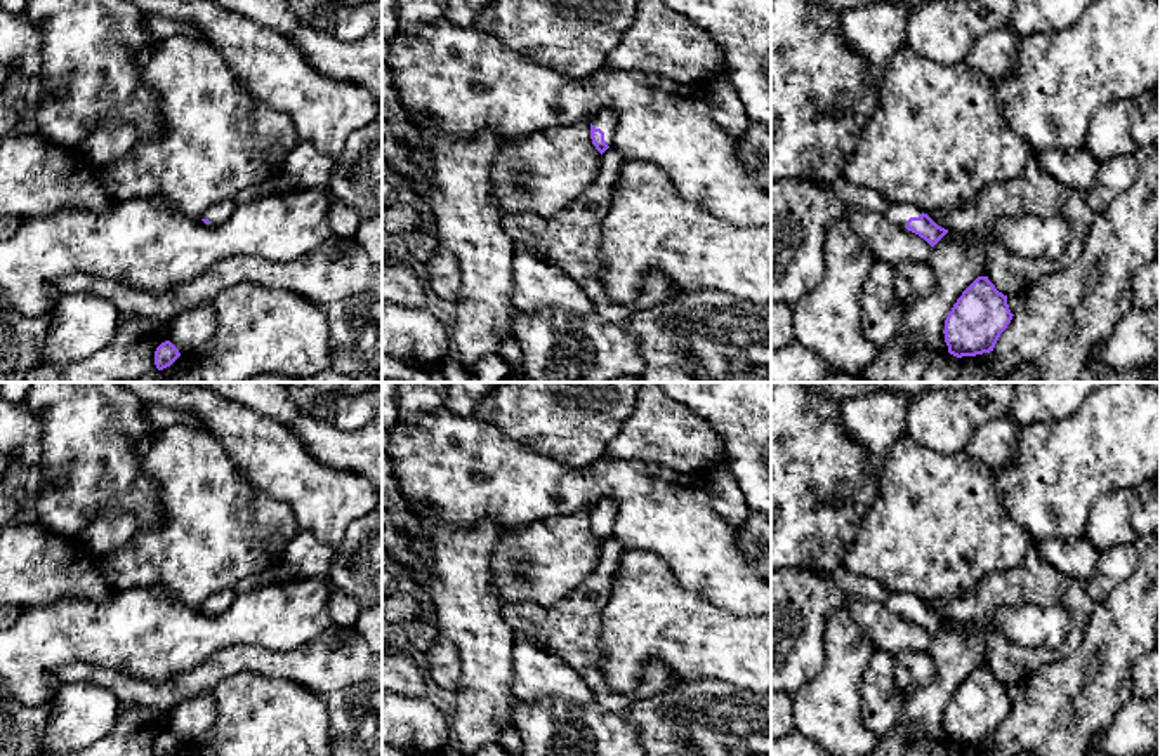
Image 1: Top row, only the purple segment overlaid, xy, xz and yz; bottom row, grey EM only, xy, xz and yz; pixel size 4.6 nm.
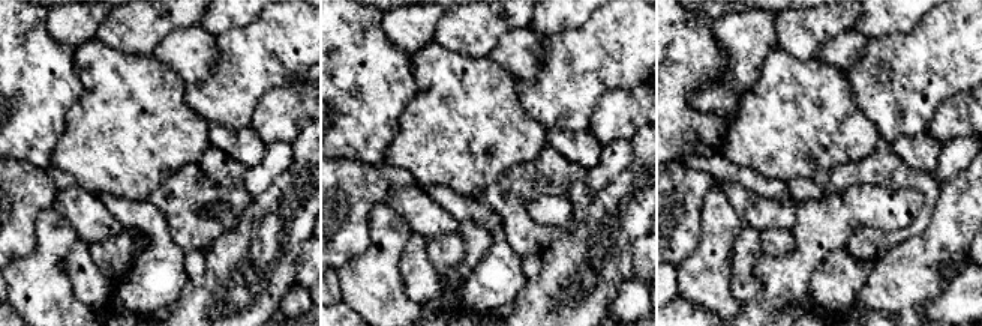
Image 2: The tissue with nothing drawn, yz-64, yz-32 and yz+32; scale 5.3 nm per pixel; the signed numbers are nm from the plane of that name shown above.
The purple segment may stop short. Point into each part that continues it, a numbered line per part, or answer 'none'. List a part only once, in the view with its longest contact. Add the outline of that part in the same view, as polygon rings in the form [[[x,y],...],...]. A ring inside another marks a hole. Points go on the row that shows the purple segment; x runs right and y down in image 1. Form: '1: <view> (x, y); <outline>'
1: xz (606, 120); [[[604,109],[592,120],[592,125],[604,132],[604,141],[611,146],[616,130],[616,113],[613,109]]]

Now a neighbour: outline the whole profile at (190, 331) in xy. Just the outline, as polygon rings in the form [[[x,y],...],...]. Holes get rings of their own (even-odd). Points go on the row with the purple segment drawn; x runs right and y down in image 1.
[[[201,302],[181,313],[170,323],[168,341],[179,349],[181,355],[196,355],[198,349],[215,332],[215,313],[212,302]]]

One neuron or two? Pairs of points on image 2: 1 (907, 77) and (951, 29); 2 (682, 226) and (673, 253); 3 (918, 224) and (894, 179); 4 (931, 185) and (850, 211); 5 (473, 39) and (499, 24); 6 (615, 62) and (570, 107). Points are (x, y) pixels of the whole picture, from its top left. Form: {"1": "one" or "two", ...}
{"1": "one", "2": "one", "3": "one", "4": "two", "5": "one", "6": "one"}

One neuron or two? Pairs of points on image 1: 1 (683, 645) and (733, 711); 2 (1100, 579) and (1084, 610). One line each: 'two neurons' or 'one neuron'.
1: two neurons
2: two neurons

